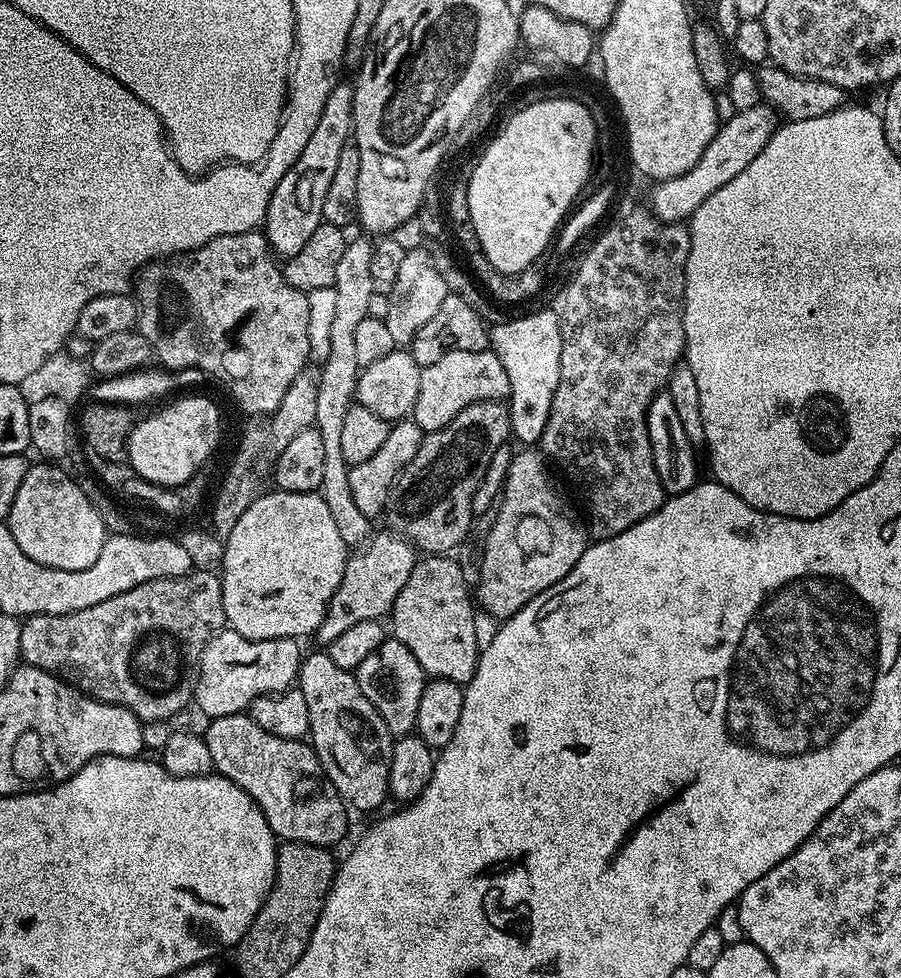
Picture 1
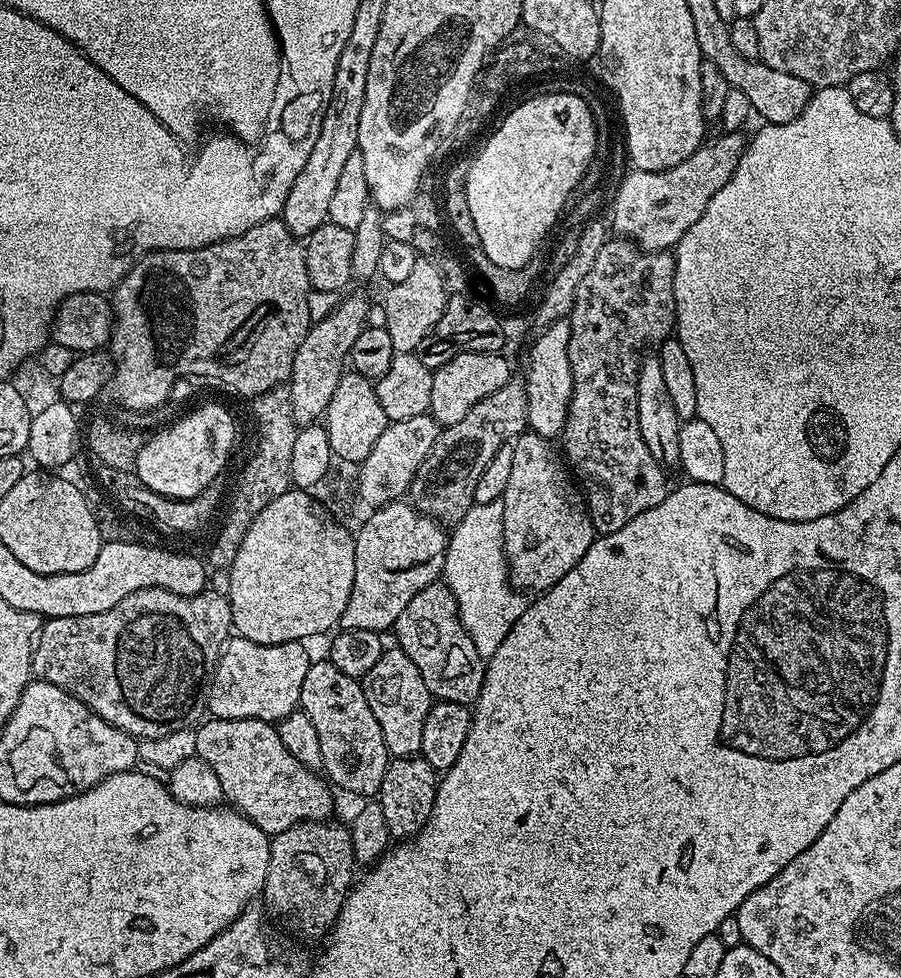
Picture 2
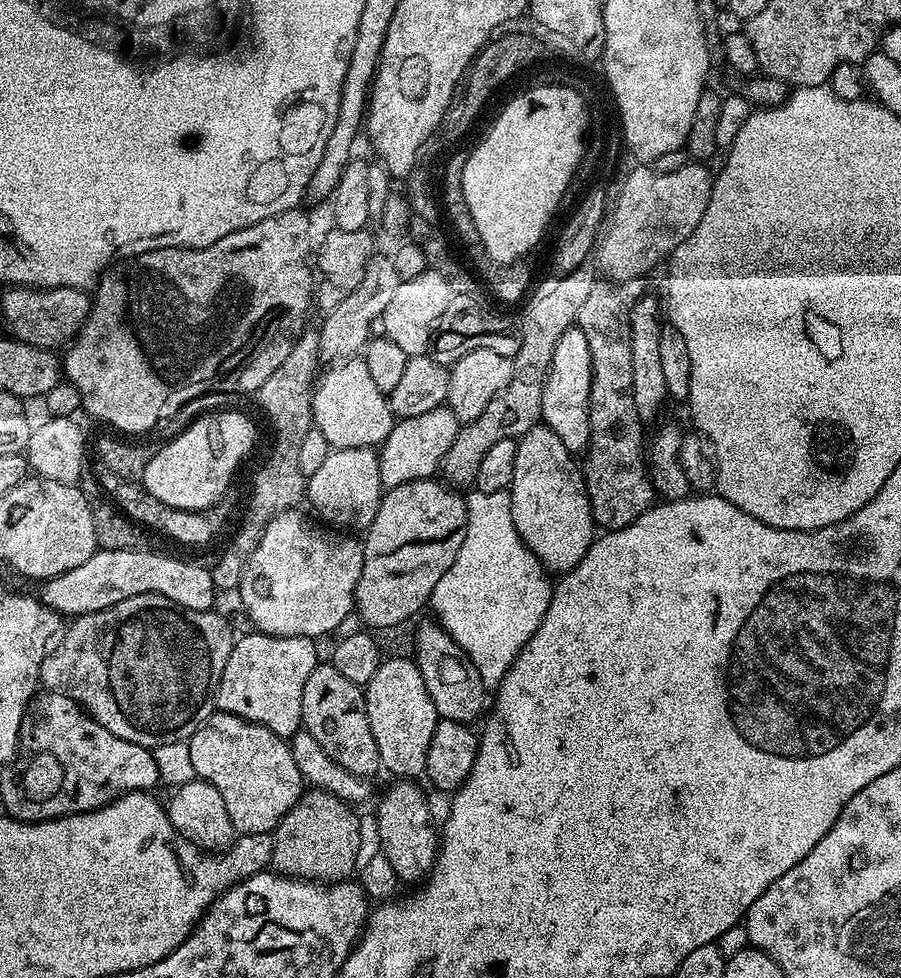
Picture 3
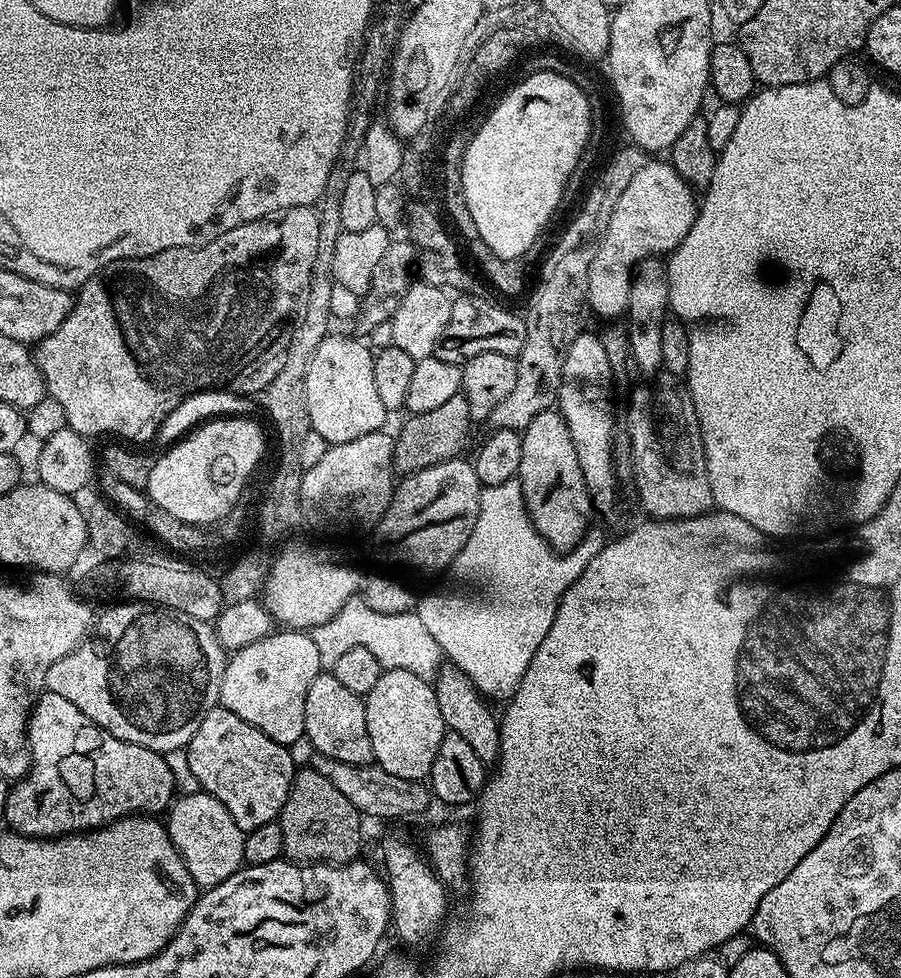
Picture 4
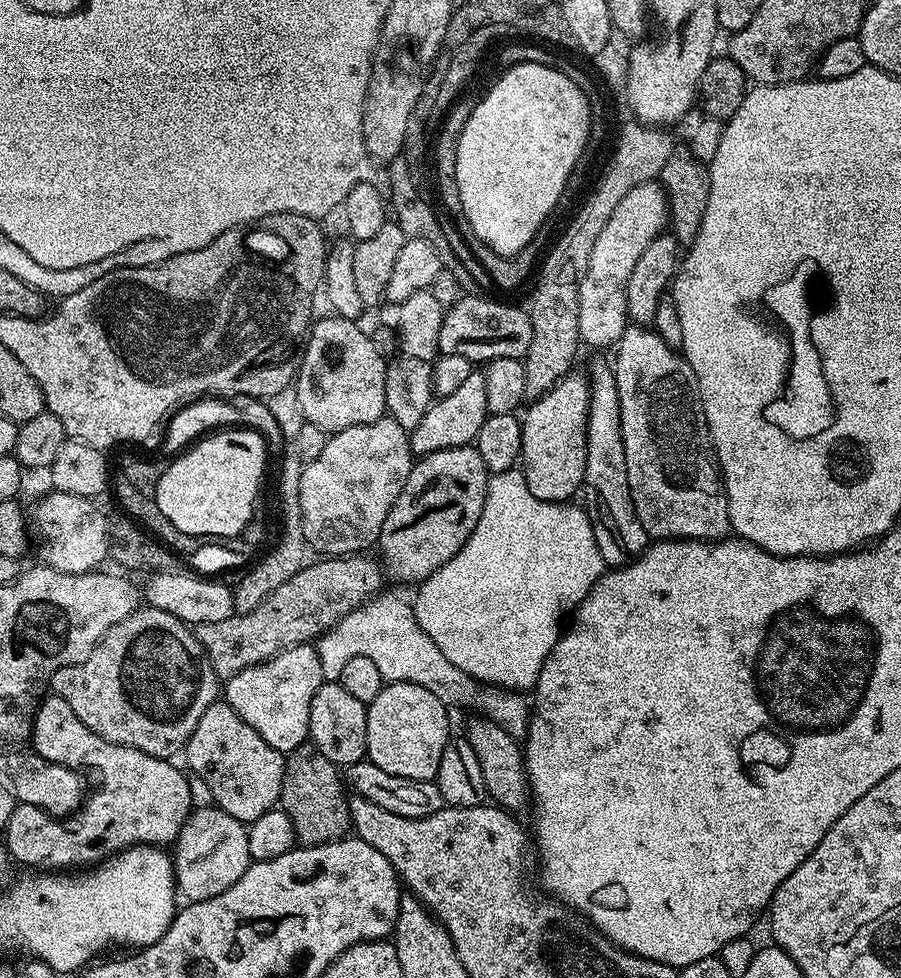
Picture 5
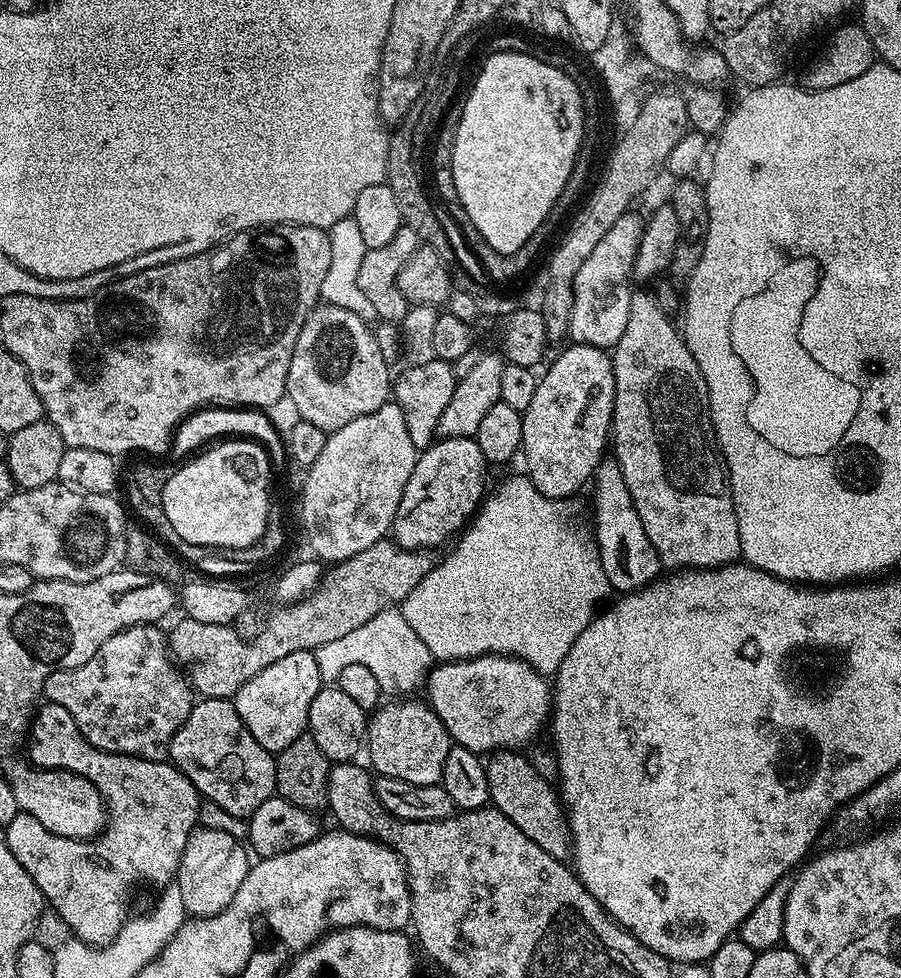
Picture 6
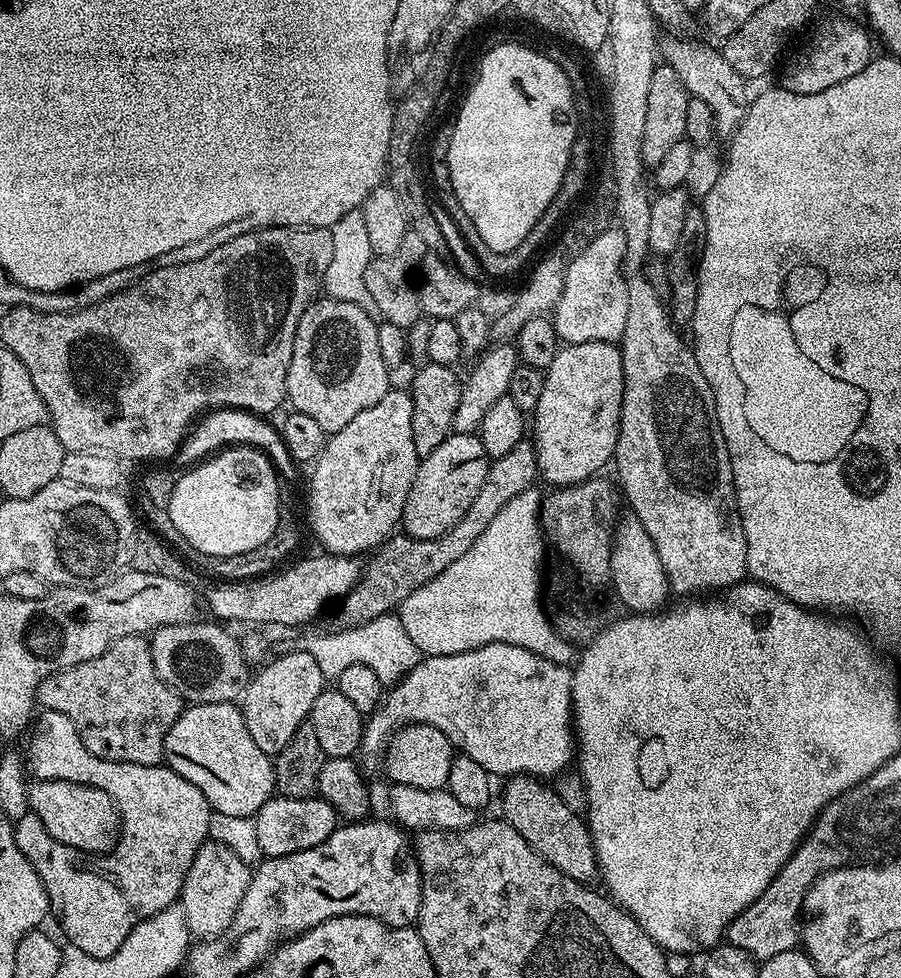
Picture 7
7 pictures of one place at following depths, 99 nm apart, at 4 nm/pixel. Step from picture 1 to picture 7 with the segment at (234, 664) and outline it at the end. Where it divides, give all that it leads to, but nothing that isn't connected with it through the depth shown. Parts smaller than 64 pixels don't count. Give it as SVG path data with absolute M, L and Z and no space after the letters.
M307 650L288 652L277 660L271 660L259 669L261 672L257 676L255 673L249 679L248 687L242 693L242 711L246 730L250 730L250 738L254 738L258 750L274 758L286 742L290 742L298 726L311 717L314 698L326 691L326 679L312 653Z

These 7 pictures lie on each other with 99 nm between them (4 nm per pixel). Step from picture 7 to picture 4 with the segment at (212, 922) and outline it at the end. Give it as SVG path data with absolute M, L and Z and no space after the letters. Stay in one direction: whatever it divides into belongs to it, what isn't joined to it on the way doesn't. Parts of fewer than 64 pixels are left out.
M203 790L189 796L181 795L171 805L167 816L168 836L176 847L177 857L182 861L187 879L191 883L193 880L197 889L207 890L218 886L240 871L245 863L246 833L238 826L238 822L234 822L234 818L230 818L230 810L226 810L218 798Z

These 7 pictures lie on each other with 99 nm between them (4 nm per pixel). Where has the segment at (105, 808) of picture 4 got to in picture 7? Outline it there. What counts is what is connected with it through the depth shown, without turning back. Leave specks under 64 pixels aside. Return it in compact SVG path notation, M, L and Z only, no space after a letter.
M41 711L31 725L31 732L26 751L26 768L36 780L65 780L106 790L120 815L121 838L116 847L110 852L89 856L50 838L48 831L34 826L31 819L17 820L14 824L14 842L18 842L18 850L26 854L26 862L34 866L48 895L51 915L54 920L56 916L68 939L67 943L82 950L82 954L90 954L90 958L110 958L110 954L114 954L118 946L126 942L126 934L130 934L138 922L179 901L190 862L194 862L194 854L208 840L208 827L214 810L198 786L186 782L186 778L163 763L142 766L134 762L114 762L98 758L98 754L90 754L90 750L86 750L86 742L82 742L74 722L70 722L66 714Z

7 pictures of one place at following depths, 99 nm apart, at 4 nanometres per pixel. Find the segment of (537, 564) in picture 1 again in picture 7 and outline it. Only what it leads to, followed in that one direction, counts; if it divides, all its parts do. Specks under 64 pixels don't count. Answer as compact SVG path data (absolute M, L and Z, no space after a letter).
M582 342L564 344L556 353L554 362L544 372L542 395L538 406L530 414L530 443L536 450L536 471L541 481L556 488L591 480L604 467L613 463L622 418L624 375L622 354L613 342Z

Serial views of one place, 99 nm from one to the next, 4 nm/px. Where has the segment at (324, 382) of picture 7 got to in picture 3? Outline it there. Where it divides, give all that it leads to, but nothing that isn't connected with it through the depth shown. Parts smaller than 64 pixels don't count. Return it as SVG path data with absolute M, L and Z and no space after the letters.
M359 356L341 358L319 373L312 389L312 423L326 437L329 449L370 448L383 444L394 423L388 396L370 378Z

